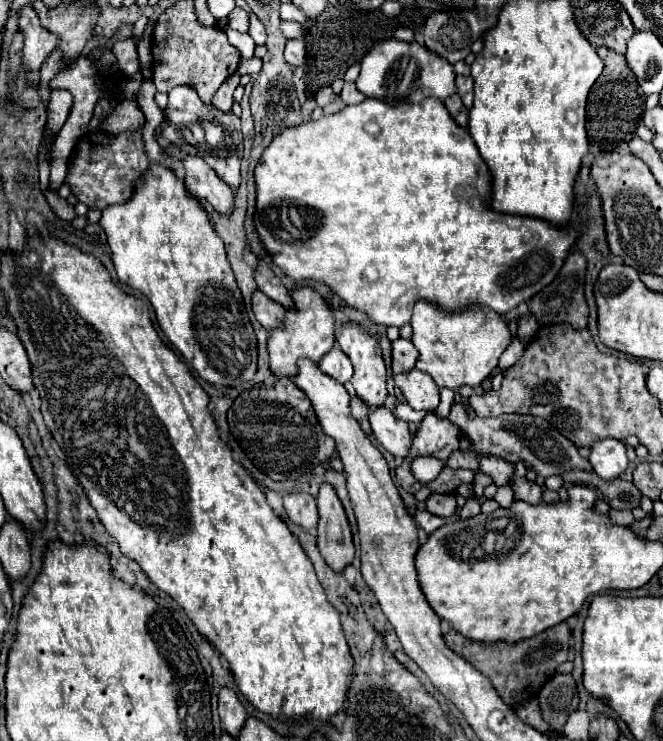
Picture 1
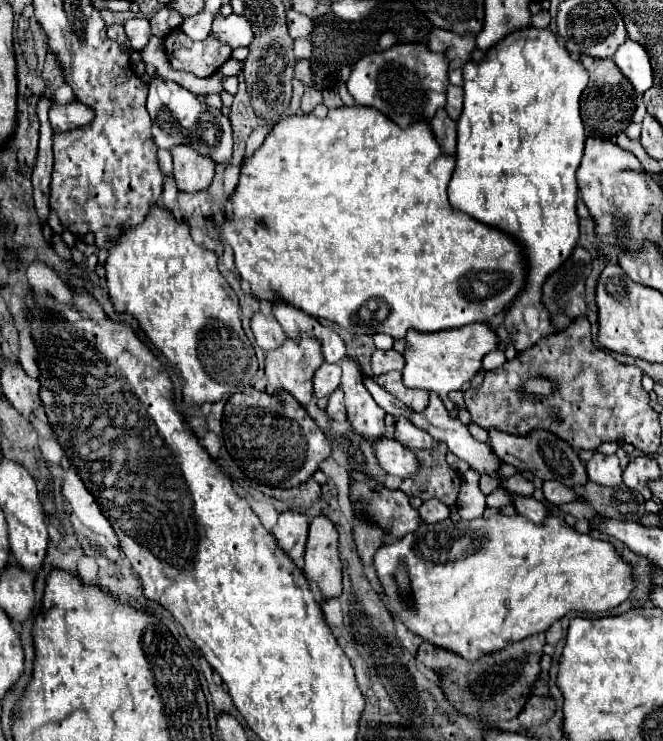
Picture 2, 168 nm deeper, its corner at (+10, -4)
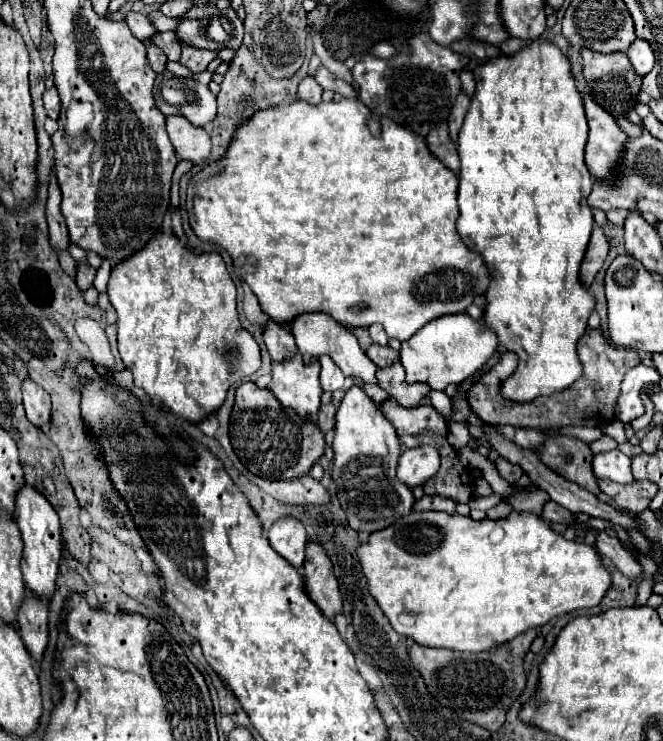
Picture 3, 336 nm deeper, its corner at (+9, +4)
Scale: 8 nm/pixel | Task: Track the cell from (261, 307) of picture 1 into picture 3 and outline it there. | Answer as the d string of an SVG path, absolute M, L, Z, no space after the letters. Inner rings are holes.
M267 320L263 328L263 340L275 362L291 358L297 352L293 334L283 324L277 324L275 320Z

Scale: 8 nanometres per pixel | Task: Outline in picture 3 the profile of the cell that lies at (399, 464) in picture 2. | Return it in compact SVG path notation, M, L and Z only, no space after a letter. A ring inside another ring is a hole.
M431 446L403 448L399 454L397 476L407 486L427 482L439 470L439 452Z

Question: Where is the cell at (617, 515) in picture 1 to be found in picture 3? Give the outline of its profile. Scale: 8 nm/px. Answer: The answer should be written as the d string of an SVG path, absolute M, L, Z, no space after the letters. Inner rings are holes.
M541 488L533 492L521 492L515 496L509 496L509 502L515 512L533 512L533 514L541 514L541 508L547 500L549 496Z

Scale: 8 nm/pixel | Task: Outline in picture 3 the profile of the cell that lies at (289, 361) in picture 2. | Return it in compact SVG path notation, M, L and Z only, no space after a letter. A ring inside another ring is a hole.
M301 354L293 358L275 362L271 370L273 378L269 390L283 406L291 406L299 416L317 418L321 406L321 386L319 386L319 362L303 364Z

